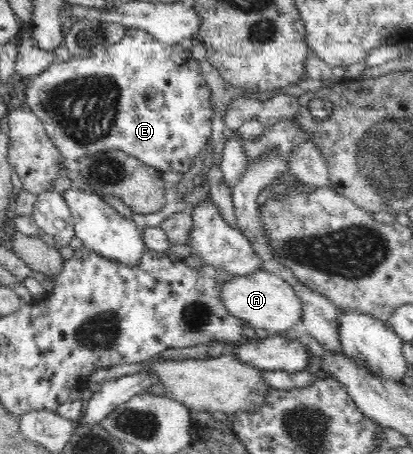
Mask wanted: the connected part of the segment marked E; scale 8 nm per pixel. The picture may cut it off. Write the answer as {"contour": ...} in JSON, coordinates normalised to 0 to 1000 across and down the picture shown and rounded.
{"contour":[[[305,62],[303,77],[293,90],[278,93],[274,99],[259,101],[259,108],[242,110],[230,121],[215,126],[169,126],[167,134],[143,139],[131,134],[116,152],[104,161],[94,161],[90,170],[80,170],[75,178],[56,178],[51,192],[58,216],[61,240],[75,244],[94,267],[102,267],[109,295],[119,300],[119,308],[133,317],[136,328],[155,350],[169,361],[184,361],[196,346],[225,341],[242,335],[264,335],[291,330],[300,337],[317,339],[322,346],[344,355],[351,363],[363,363],[368,370],[387,379],[409,381],[458,377],[467,355],[477,341],[499,324],[506,306],[511,306],[516,236],[511,233],[511,207],[506,189],[492,174],[492,161],[482,148],[482,139],[467,123],[462,112],[453,112],[433,101],[433,95],[390,95],[380,90],[363,73],[344,64]]]}

